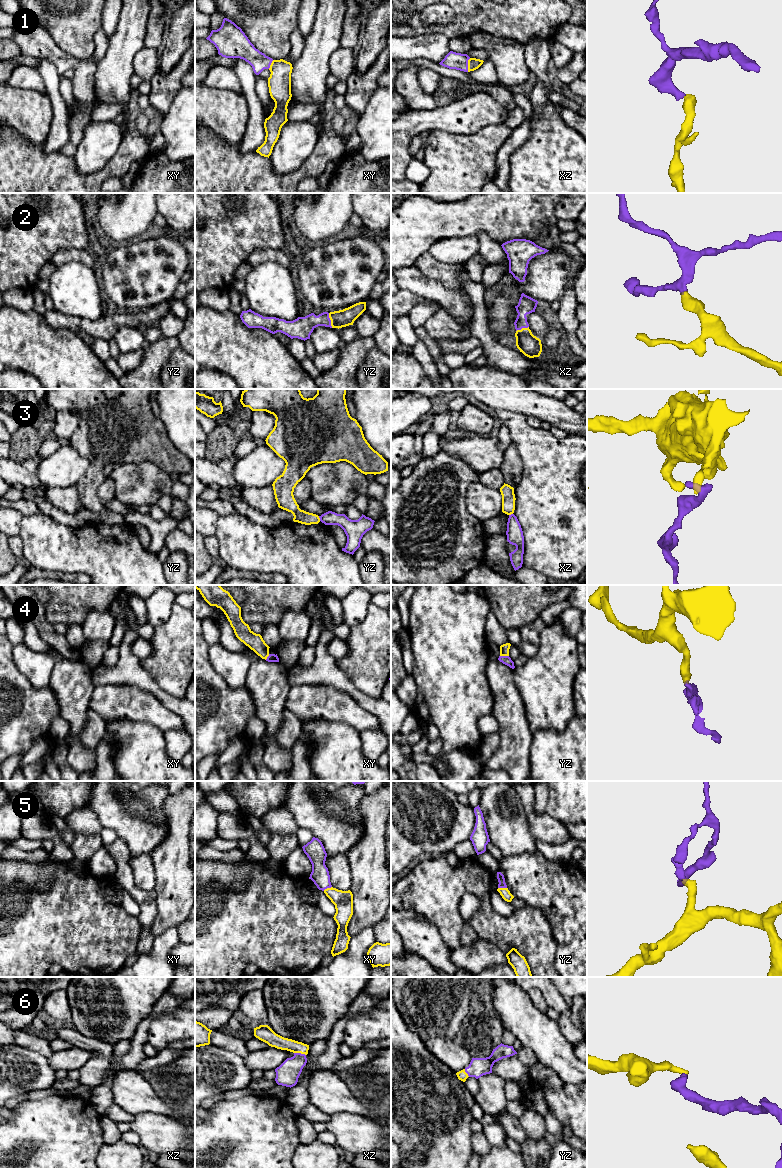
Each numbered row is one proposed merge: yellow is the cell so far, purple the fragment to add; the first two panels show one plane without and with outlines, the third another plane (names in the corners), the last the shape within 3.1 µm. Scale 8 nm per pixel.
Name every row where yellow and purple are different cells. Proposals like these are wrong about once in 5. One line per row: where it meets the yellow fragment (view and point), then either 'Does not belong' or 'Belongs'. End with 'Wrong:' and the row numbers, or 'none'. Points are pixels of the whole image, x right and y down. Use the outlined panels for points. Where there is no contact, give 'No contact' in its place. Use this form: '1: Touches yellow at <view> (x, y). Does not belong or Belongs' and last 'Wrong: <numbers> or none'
1: Touches yellow at xz (468, 65). Belongs
2: Touches yellow at yz (330, 319). Belongs
3: Touches yellow at yz (319, 518). Does not belong
4: Touches yellow at yz (504, 655). Belongs
5: Touches yellow at yz (502, 888). Belongs
6: Touches yellow at xz (300, 1052). Belongs
Wrong: 3

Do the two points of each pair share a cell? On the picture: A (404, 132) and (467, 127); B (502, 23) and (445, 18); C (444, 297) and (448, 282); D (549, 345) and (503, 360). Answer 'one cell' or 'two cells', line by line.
A: one cell
B: two cells
C: two cells
D: one cell

